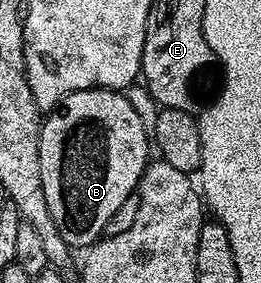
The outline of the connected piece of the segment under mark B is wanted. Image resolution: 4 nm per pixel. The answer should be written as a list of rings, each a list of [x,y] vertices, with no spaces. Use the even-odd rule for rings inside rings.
[[[87,88],[81,92],[71,92],[56,105],[54,110],[47,113],[46,119],[40,125],[40,165],[42,166],[42,190],[46,194],[46,206],[50,206],[50,218],[54,218],[54,226],[58,226],[58,234],[62,234],[68,247],[73,250],[87,250],[104,236],[106,222],[110,222],[110,218],[114,218],[114,214],[118,214],[120,207],[139,189],[142,174],[150,163],[149,129],[148,132],[144,129],[144,120],[140,117],[139,110],[124,95],[123,91],[111,88]]]

